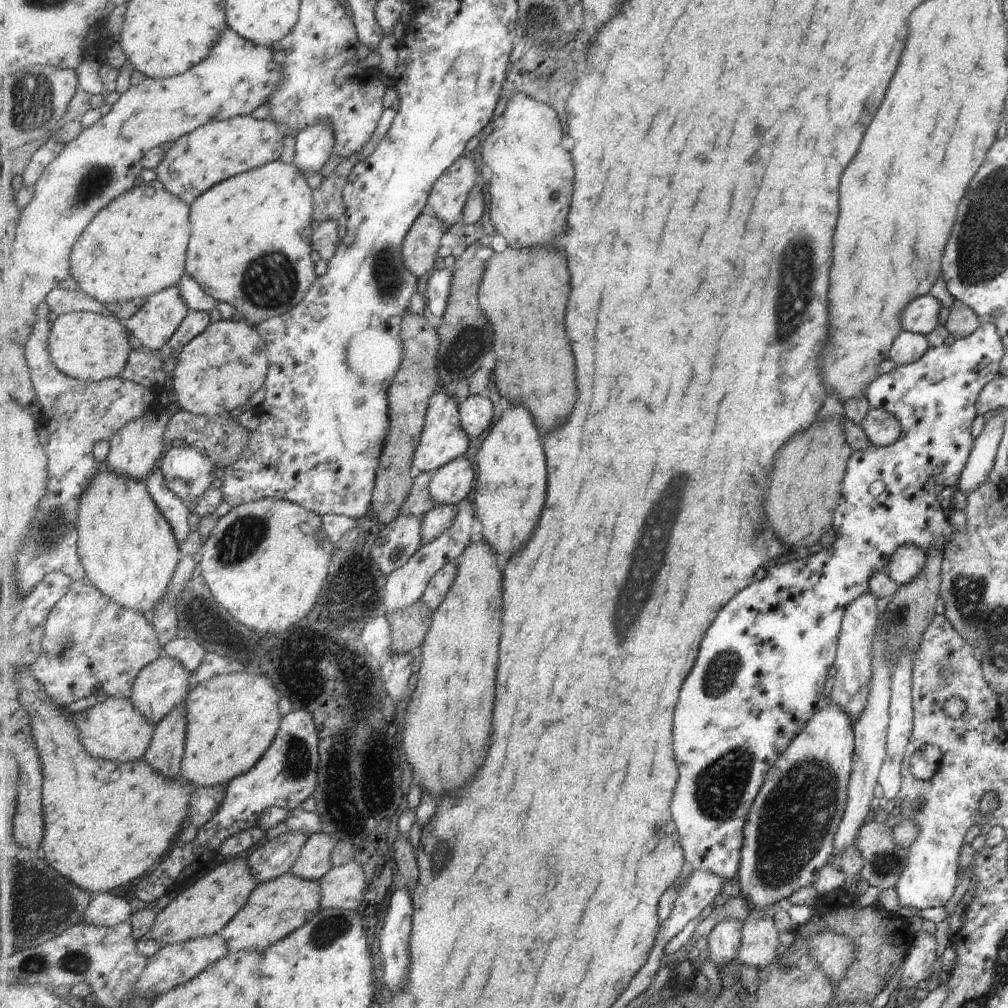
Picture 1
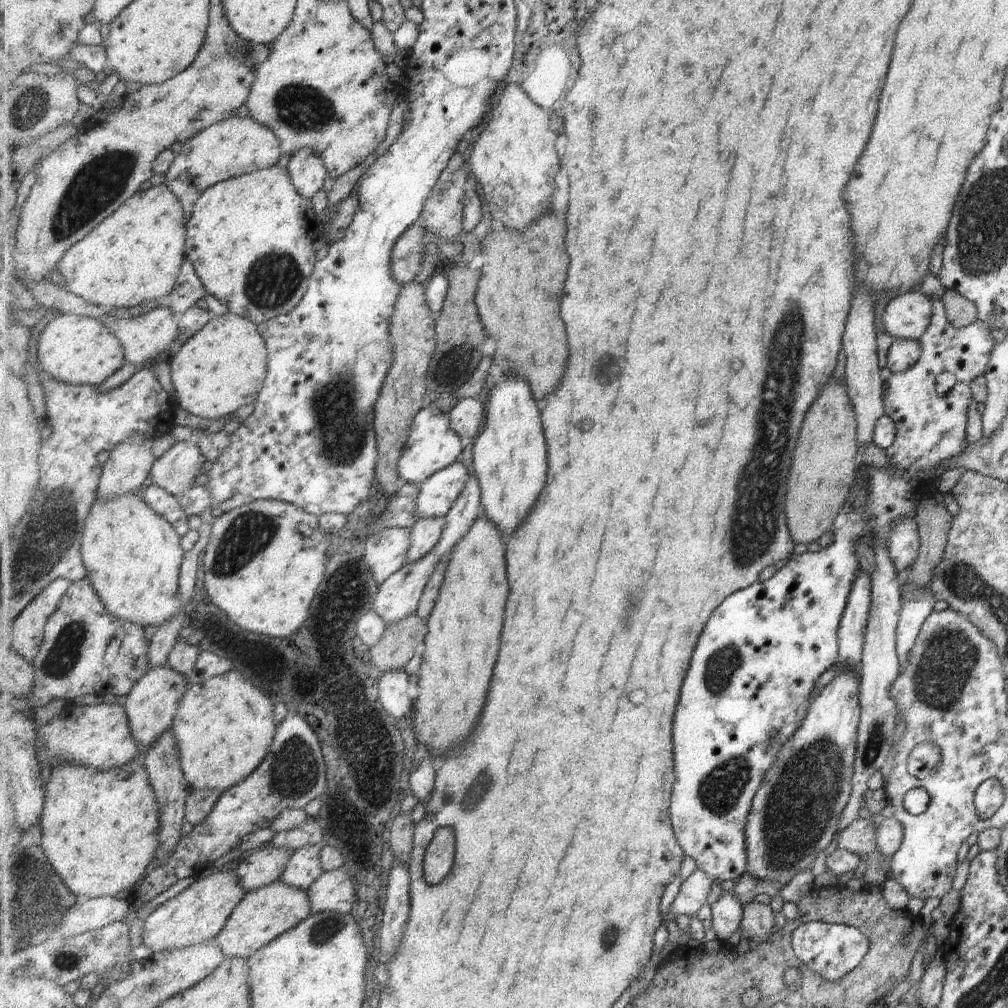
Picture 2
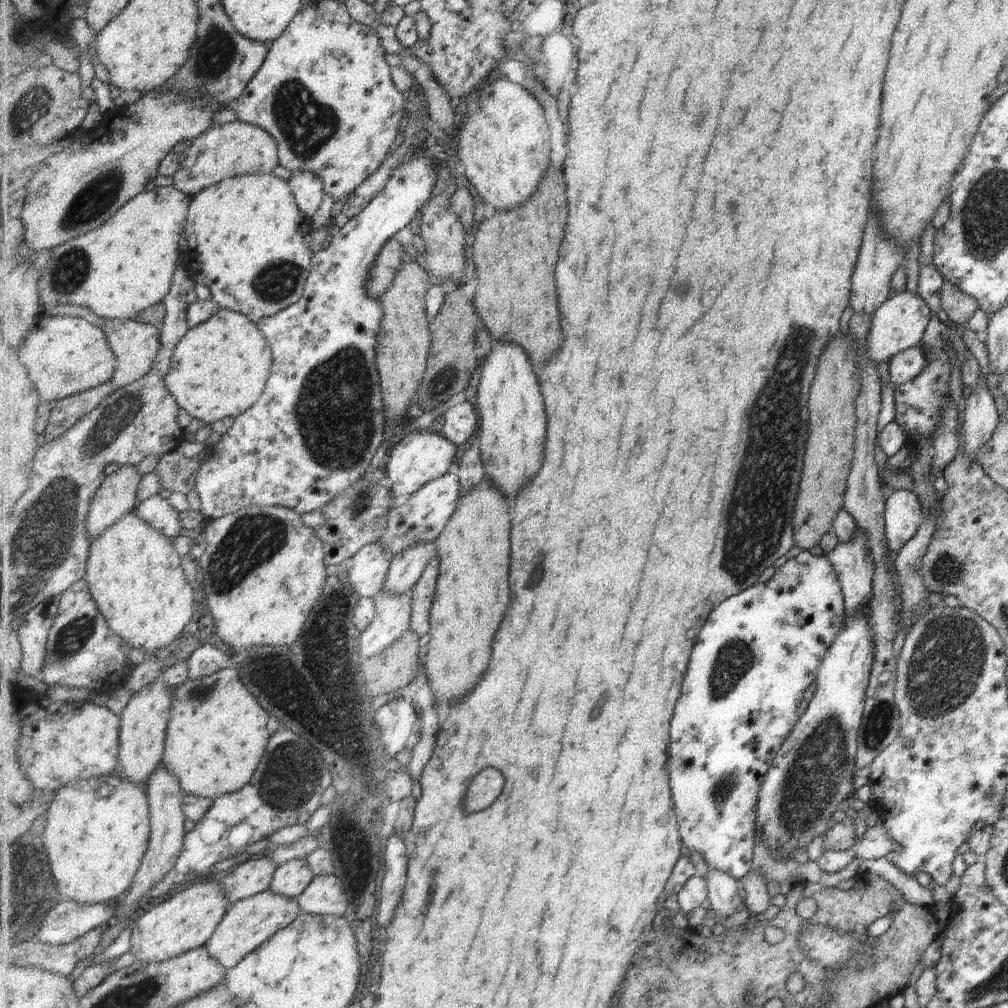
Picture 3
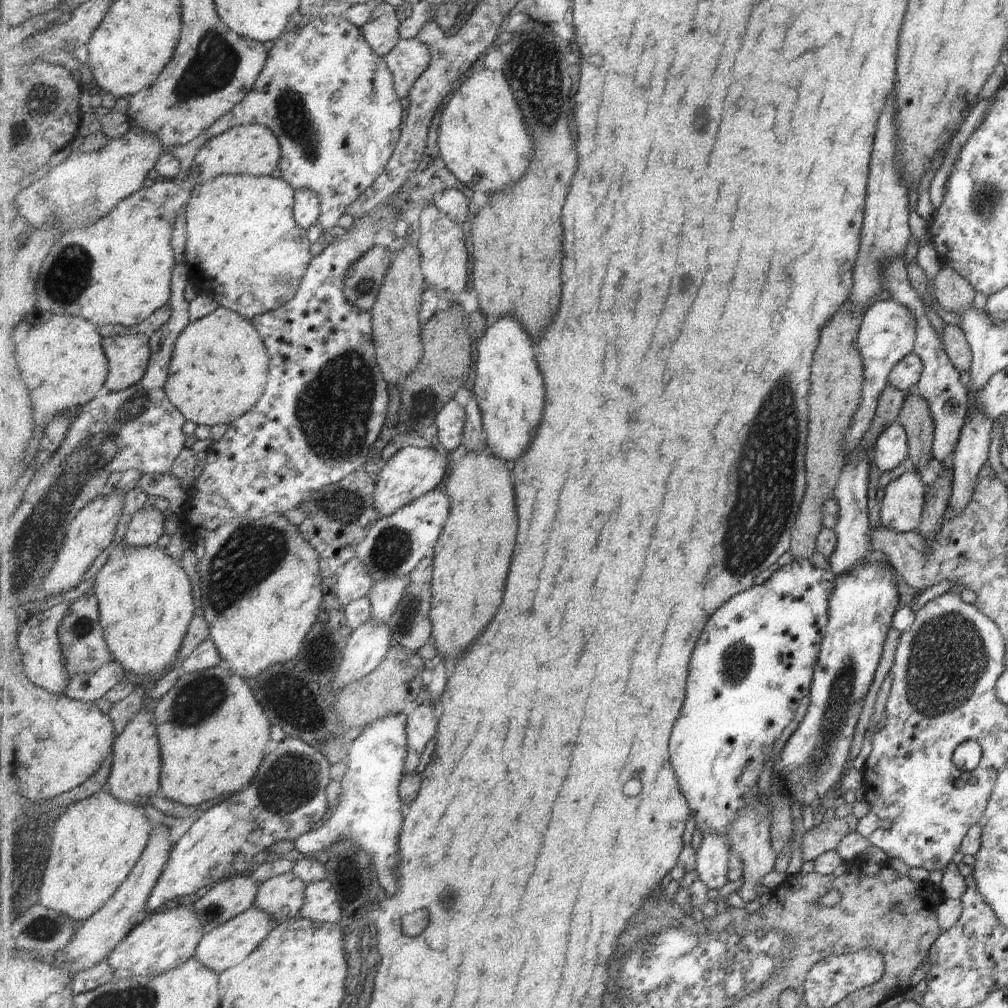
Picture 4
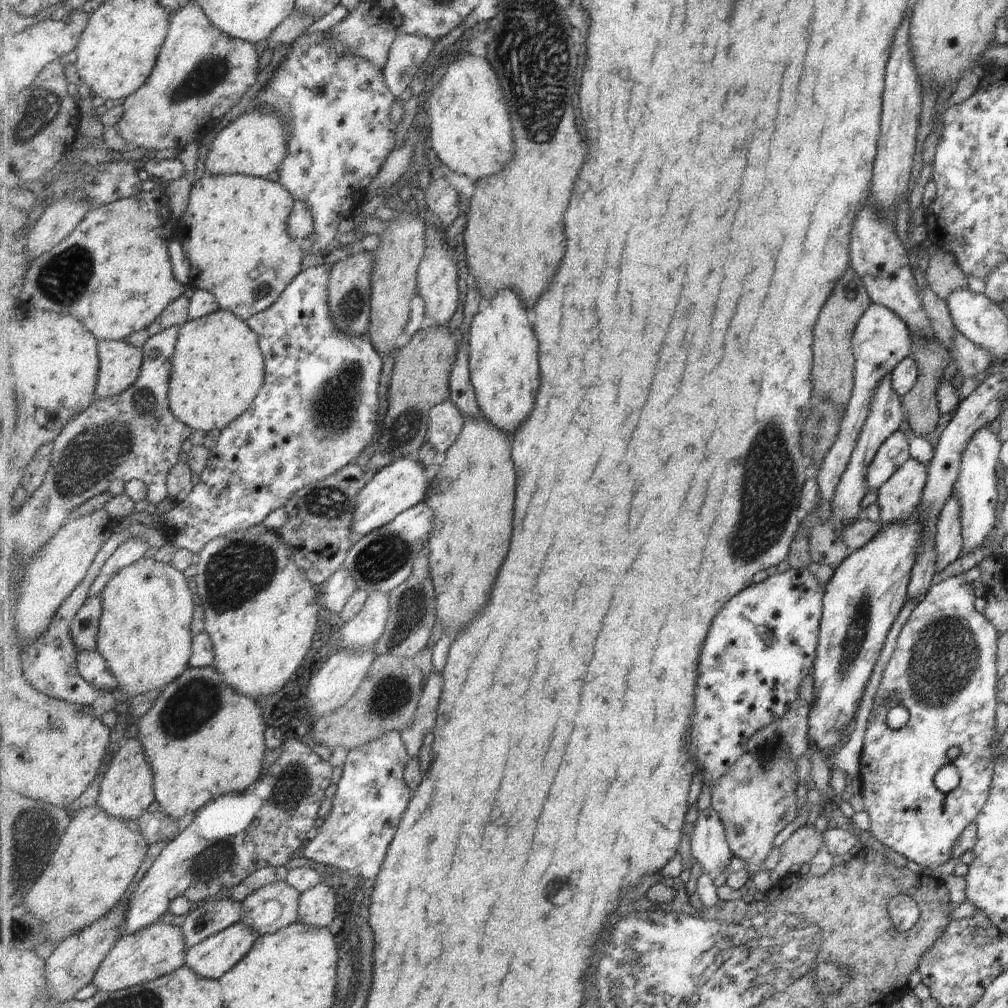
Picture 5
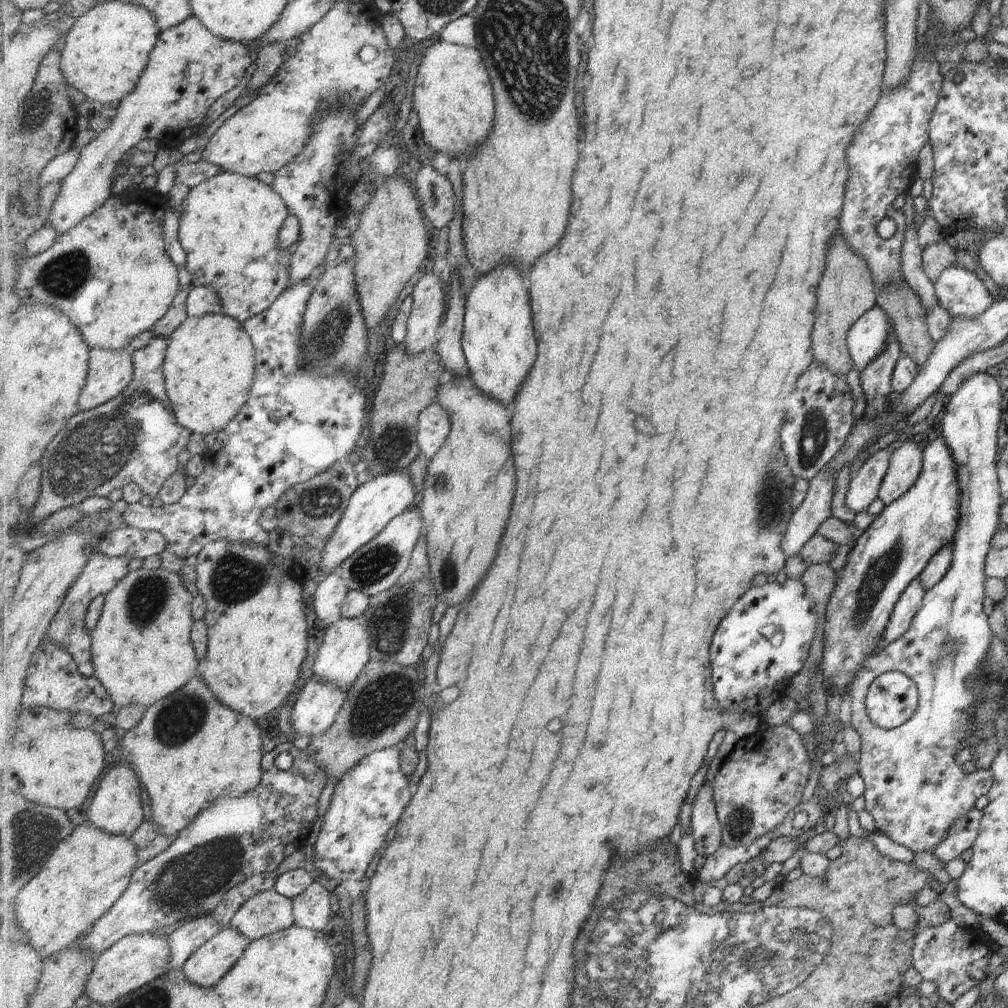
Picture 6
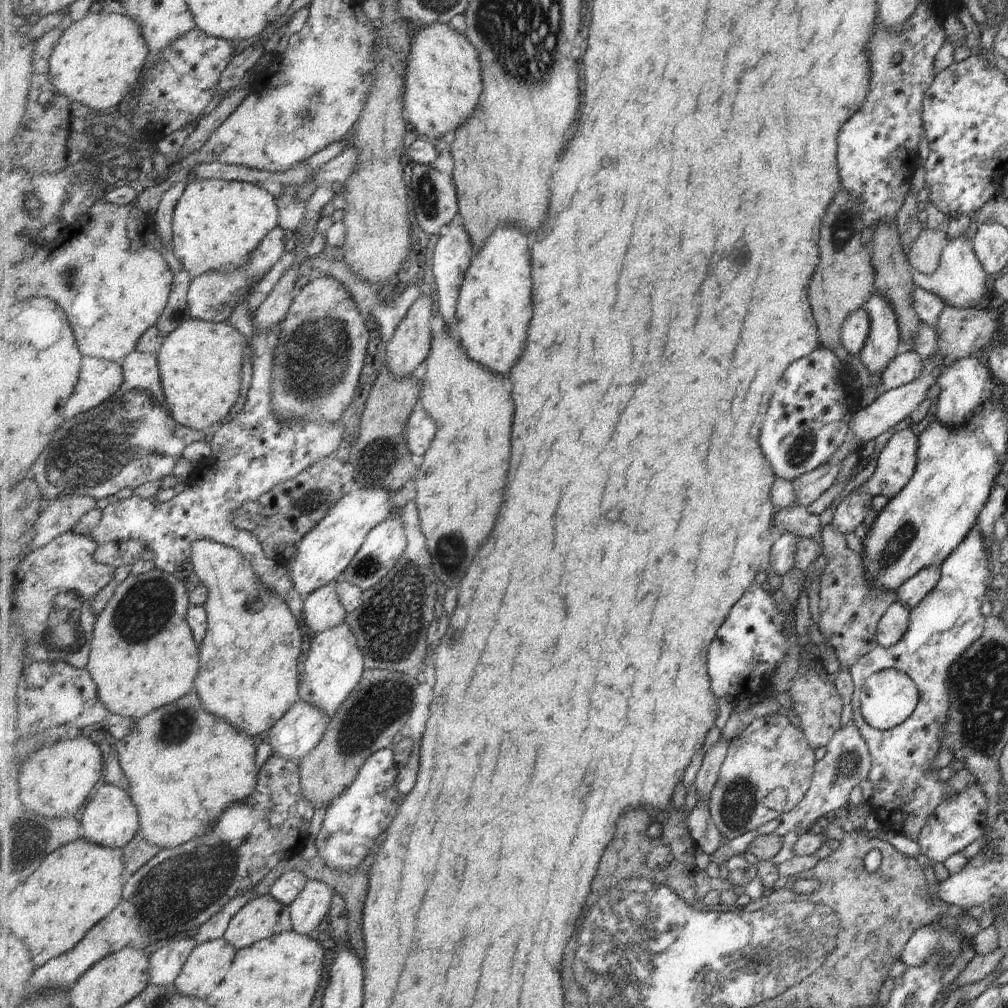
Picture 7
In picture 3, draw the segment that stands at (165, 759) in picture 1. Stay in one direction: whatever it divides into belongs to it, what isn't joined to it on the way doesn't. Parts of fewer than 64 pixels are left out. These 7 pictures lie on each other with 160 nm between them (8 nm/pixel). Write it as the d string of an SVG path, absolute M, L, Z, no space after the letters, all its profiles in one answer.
M161 763L158 770L150 776L144 789L150 800L152 820L150 847L143 857L142 867L139 869L138 875L135 877L128 893L115 903L118 917L116 917L115 923L112 925L114 930L117 930L141 911L138 907L139 898L143 898L143 896L149 897L149 888L160 883L175 868L179 857L182 855L186 840L187 834L184 833L183 828L185 828L187 820L185 820L186 813L183 810L183 801L187 794L184 792L178 776L168 771L168 766L165 763Z

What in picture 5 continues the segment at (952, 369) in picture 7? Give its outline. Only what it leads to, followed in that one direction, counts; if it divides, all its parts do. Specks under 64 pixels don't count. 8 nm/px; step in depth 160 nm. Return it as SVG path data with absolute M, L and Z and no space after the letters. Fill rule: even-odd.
M989 424L981 426L975 434L971 434L971 440L965 444L961 456L959 456L959 470L957 470L957 478L951 486L951 493L955 496L957 504L959 504L959 524L961 526L961 556L971 556L972 552L981 547L983 540L987 540L991 530L994 529L997 523L997 513L1000 510L999 501L1000 501L1000 481L997 480L997 476L1000 474L998 467L998 453L1000 450L1001 442L997 434L993 433L989 429ZM963 572L959 574L953 574L946 580L941 580L941 583L930 585L926 594L916 604L910 616L907 618L905 624L903 624L897 639L895 640L895 646L889 654L889 660L885 662L883 670L881 670L881 677L879 678L879 688L875 692L876 696L873 698L873 705L871 706L871 714L867 714L867 722L865 722L865 731L863 734L863 743L861 753L859 754L858 761L858 776L860 778L860 795L863 799L863 811L867 814L870 822L869 833L877 840L877 844L883 845L886 849L891 849L907 861L915 862L920 867L932 868L943 864L949 860L951 855L951 846L954 841L959 837L959 834L965 829L967 824L975 821L975 816L980 814L981 808L987 800L990 783L992 780L992 767L994 764L993 752L995 752L995 746L999 742L1000 736L997 736L995 732L995 710L999 704L996 700L996 682L995 682L995 656L997 650L997 636L998 633L995 628L973 607L975 596L973 595L973 588L971 582L966 582L963 578ZM897 694L897 704L905 707L905 710L909 713L909 720L903 728L899 730L889 730L885 723L886 713L888 712L887 704L889 704L889 698ZM954 746L960 750L959 756L955 760L949 760L946 756L946 751ZM947 764L953 764L957 768L957 774L959 776L959 786L947 794L941 794L937 791L937 788L933 786L933 780L937 770L941 766Z

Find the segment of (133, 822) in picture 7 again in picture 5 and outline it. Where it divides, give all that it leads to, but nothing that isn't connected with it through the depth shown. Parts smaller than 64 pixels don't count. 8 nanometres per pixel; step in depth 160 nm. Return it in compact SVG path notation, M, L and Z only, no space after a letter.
M132 732L121 741L118 751L112 756L107 773L100 782L97 804L111 817L139 822L155 800L154 769L147 760L142 742Z

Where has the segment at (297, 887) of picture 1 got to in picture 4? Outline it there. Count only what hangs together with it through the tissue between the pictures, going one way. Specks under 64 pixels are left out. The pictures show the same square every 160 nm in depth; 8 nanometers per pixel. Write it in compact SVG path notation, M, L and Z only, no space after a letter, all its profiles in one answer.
M259 907L248 908L239 916L233 917L225 924L215 927L211 932L205 933L199 943L196 956L207 968L221 974L228 968L243 962L252 952L261 946L261 943L279 926L275 917Z

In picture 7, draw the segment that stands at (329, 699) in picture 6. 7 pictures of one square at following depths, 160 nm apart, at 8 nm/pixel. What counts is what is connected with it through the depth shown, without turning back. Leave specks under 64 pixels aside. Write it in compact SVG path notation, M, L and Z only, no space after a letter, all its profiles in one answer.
M301 699L270 730L269 744L275 753L299 764L322 742L331 719L321 708Z

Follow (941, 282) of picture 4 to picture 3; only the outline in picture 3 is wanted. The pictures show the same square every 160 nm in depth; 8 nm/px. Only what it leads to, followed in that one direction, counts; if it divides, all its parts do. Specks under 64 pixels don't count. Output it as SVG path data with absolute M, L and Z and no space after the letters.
M945 281L940 292L940 308L942 317L964 326L978 306L970 296L964 295L955 286Z

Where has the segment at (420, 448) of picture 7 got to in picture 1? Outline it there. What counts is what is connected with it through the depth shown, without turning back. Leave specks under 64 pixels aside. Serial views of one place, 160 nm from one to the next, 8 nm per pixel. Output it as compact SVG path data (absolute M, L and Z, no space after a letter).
M470 394L460 403L460 417L470 438L479 438L493 426L493 402L485 394Z

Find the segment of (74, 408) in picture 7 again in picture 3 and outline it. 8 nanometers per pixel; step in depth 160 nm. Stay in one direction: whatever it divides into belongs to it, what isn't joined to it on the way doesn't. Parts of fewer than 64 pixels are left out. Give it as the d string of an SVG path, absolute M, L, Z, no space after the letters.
M103 319L102 331L106 333L107 340L114 349L118 363L111 382L116 390L136 383L142 379L154 366L154 360L158 358L161 342L161 328L154 324L145 324L133 319Z

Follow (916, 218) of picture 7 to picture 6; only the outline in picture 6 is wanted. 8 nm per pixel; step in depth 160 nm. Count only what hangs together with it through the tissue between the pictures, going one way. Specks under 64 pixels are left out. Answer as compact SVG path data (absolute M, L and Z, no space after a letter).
M906 226L900 248L900 271L902 280L919 297L925 312L938 304L932 282L923 272L920 247L917 245L916 230Z

